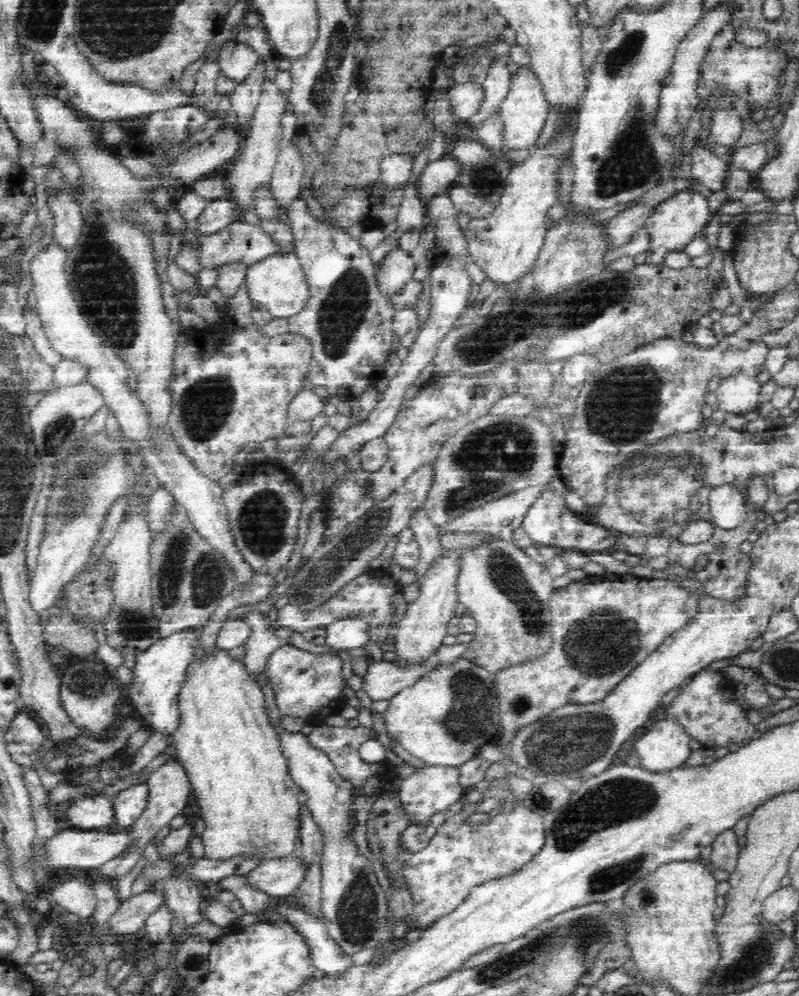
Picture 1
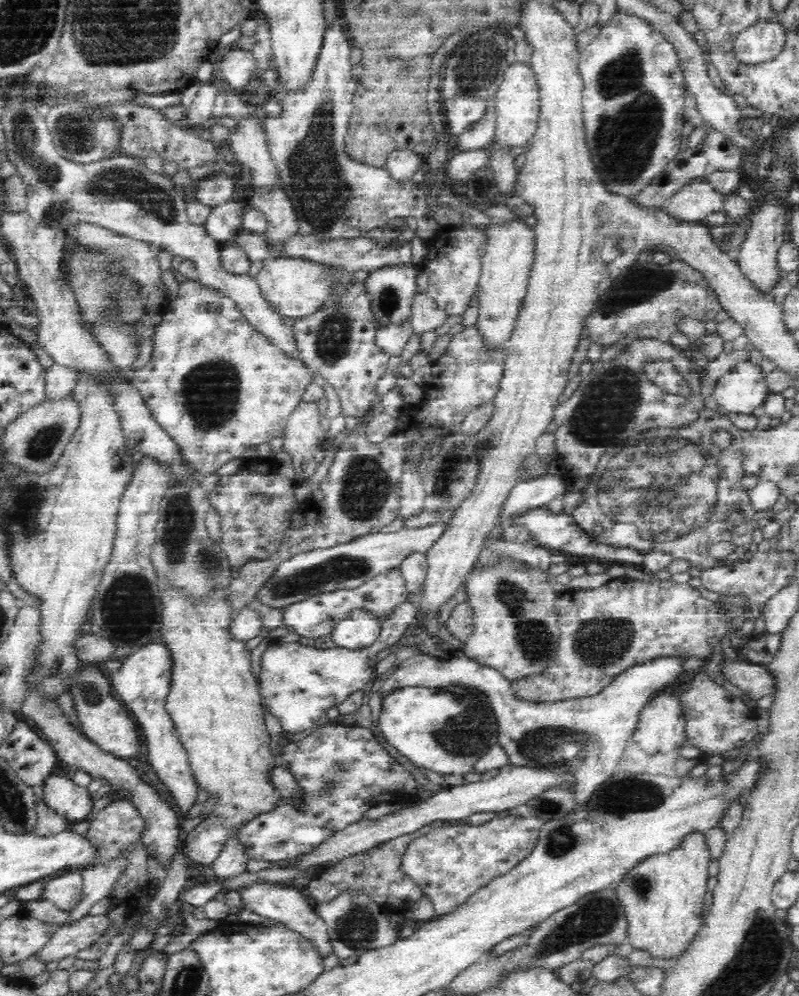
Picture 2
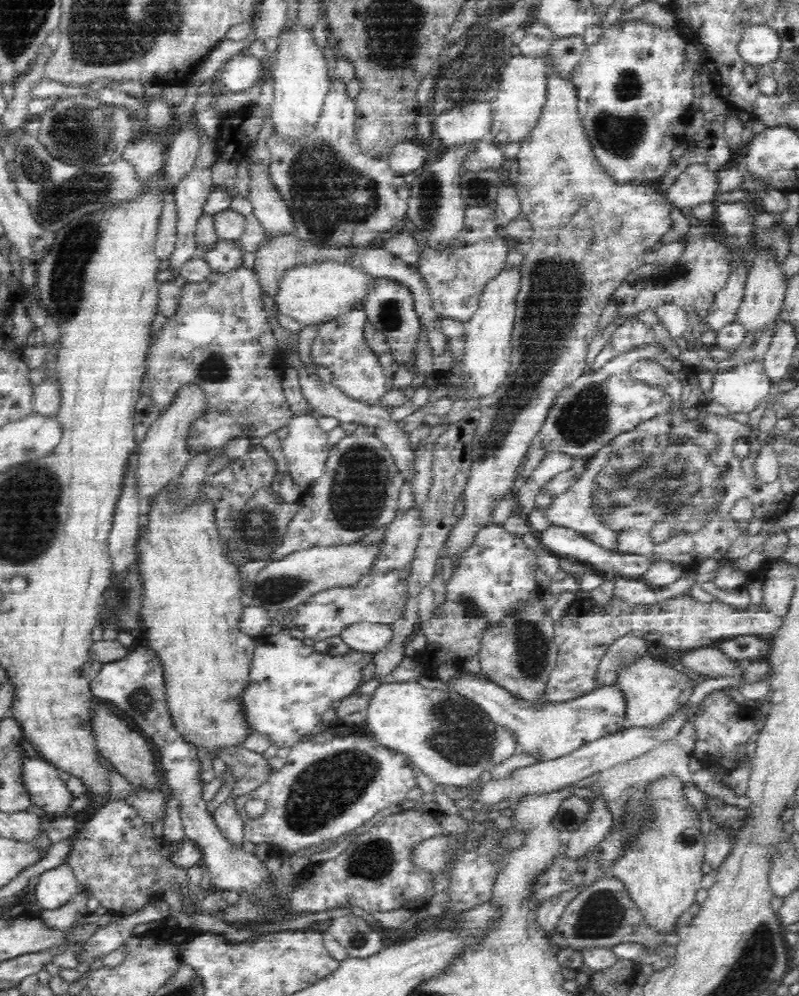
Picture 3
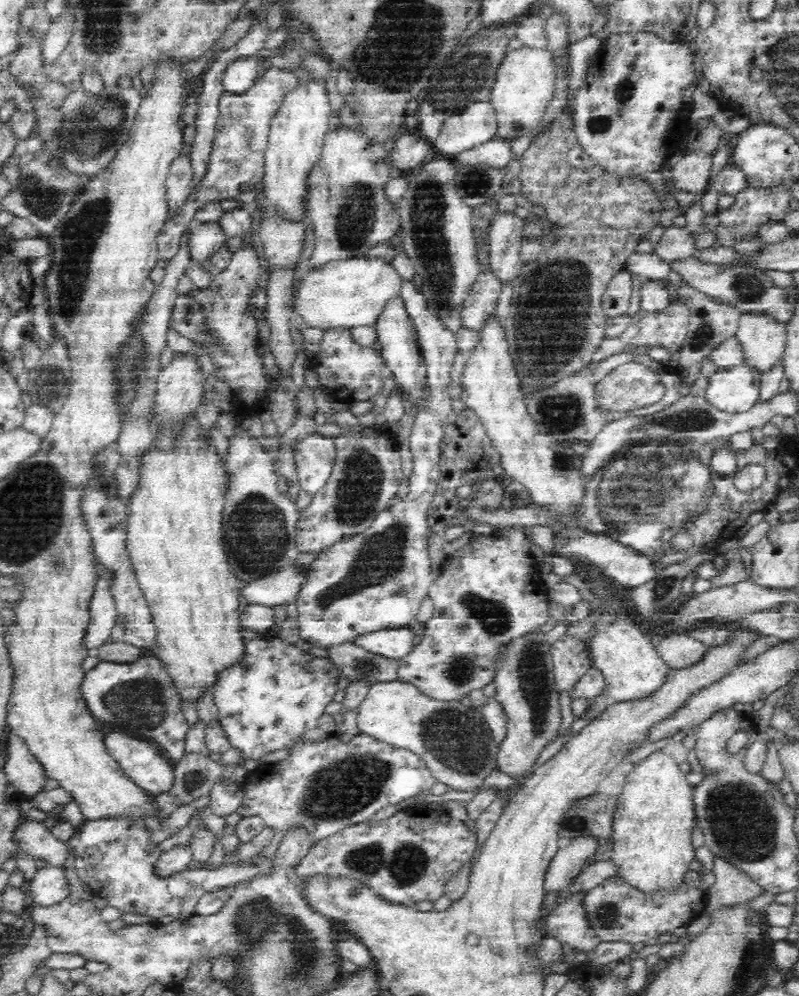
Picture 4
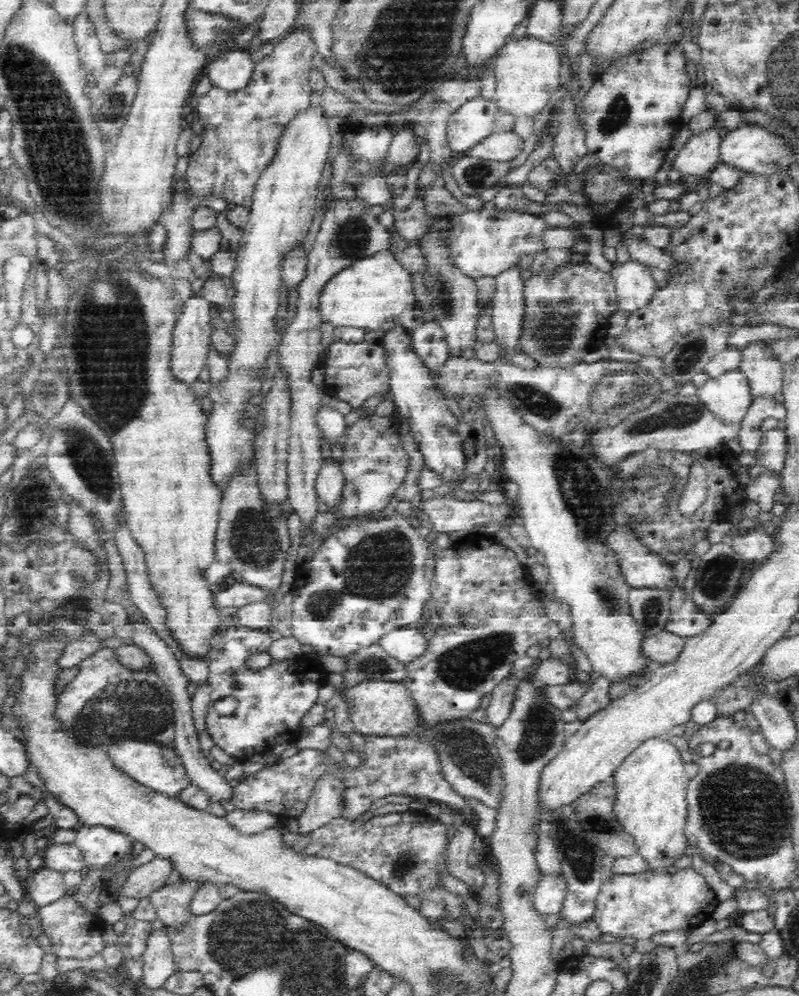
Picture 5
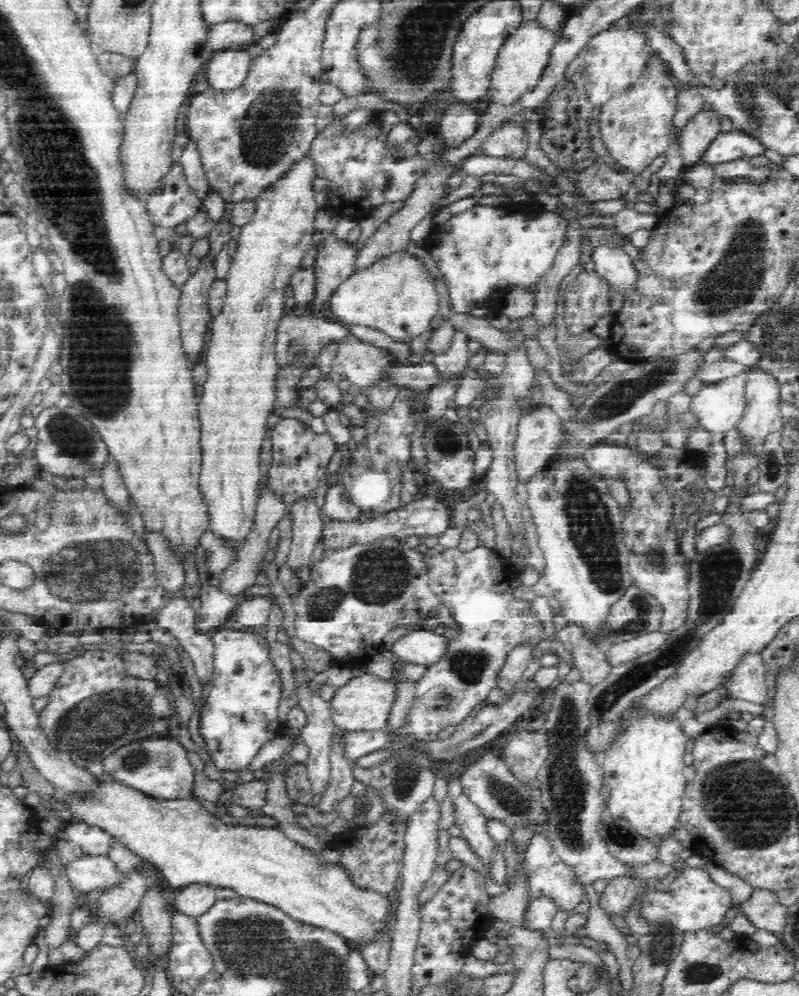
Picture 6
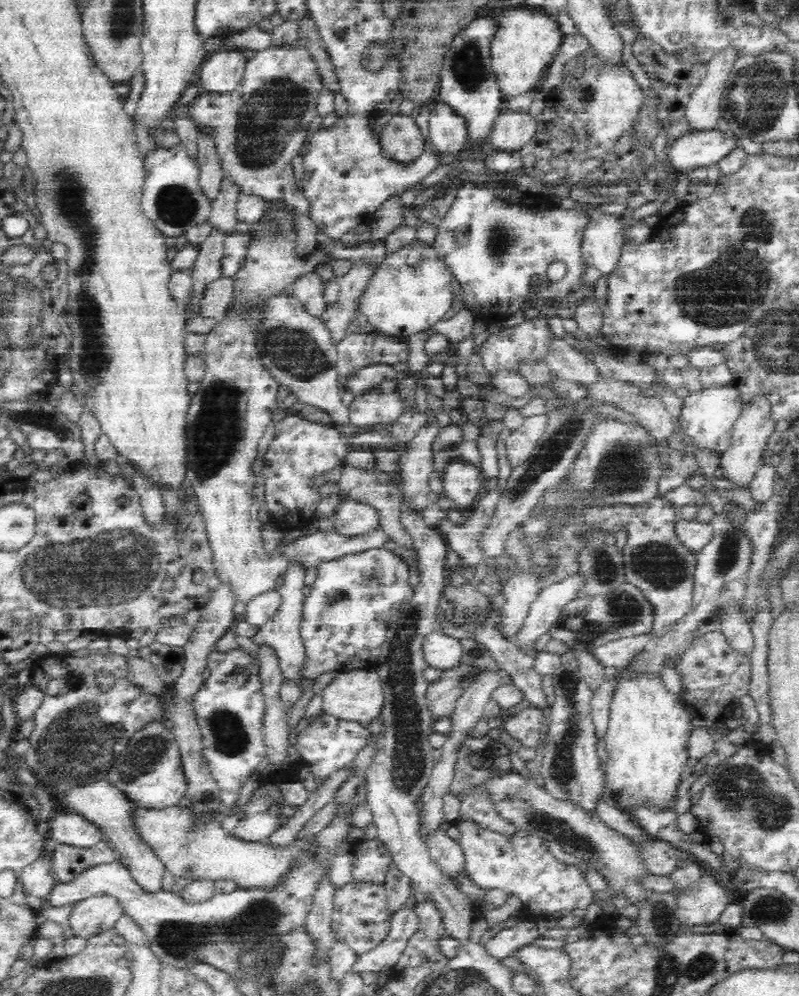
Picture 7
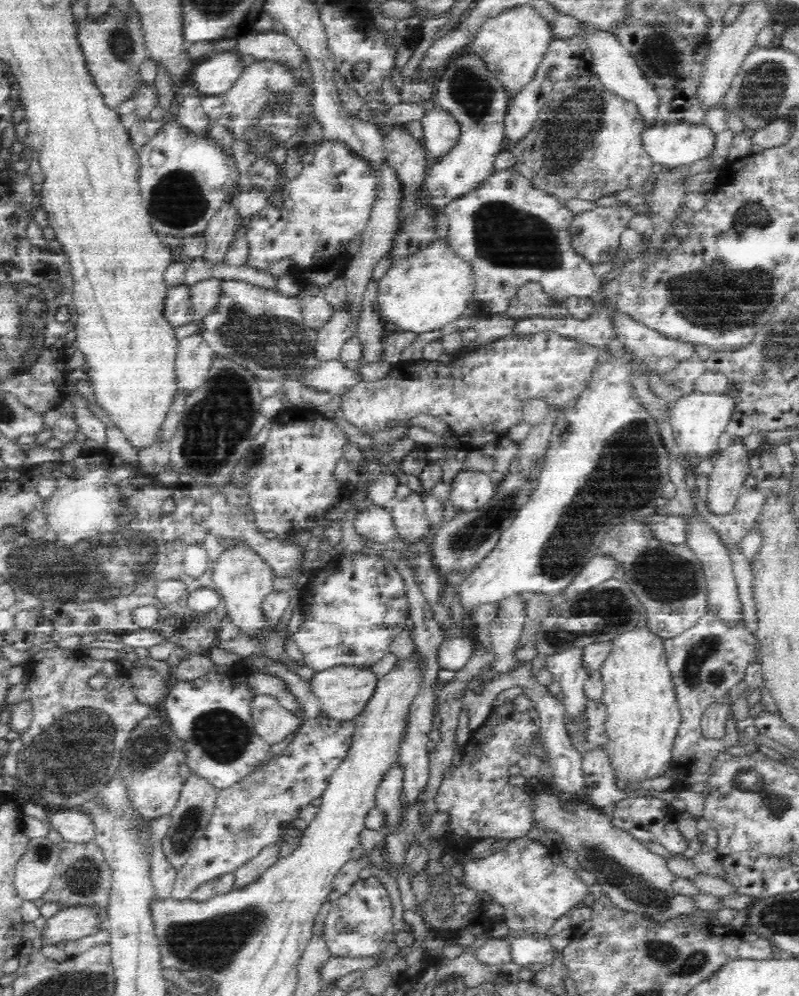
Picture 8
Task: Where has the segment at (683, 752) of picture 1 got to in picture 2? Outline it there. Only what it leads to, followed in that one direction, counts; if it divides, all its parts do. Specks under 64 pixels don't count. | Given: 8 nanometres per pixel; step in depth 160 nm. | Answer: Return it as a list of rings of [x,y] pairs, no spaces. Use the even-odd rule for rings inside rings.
[[[666,685],[652,690],[646,698],[646,702],[640,706],[636,724],[632,730],[632,739],[642,745],[648,752],[664,752],[670,750],[673,746],[680,746],[685,743],[685,725],[684,725],[684,705],[681,694],[668,690]]]

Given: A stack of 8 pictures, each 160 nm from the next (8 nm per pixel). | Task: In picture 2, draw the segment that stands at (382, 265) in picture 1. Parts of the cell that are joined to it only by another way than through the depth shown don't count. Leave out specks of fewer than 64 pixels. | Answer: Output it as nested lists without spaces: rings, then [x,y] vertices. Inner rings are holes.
[[[386,267],[368,273],[363,281],[364,293],[370,301],[370,312],[373,321],[380,327],[405,327],[413,318],[413,304],[416,291],[417,272],[412,267]]]

